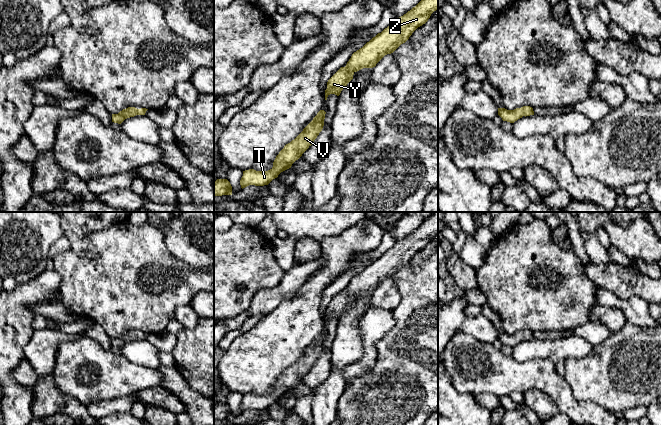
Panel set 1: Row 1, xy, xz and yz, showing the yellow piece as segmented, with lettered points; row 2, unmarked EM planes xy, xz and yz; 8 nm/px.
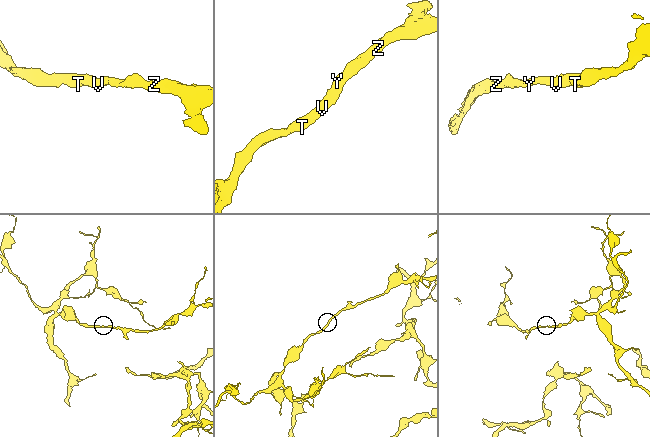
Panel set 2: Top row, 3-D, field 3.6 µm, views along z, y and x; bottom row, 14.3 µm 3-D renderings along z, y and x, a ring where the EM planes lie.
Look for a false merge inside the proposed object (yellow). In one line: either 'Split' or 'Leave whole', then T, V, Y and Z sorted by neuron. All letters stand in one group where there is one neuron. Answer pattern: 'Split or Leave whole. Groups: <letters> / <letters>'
Leave whole. Groups: T V Y Z

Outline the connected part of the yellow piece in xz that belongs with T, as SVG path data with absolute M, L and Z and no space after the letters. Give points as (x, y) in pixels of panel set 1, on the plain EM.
M320 334L303 355L294 364L284 370L276 380L273 391L270 394L256 395L249 393L243 395L243 400L240 404L241 412L243 413L249 409L268 409L281 396L291 392L292 388L302 380L322 355L325 338L324 334Z

